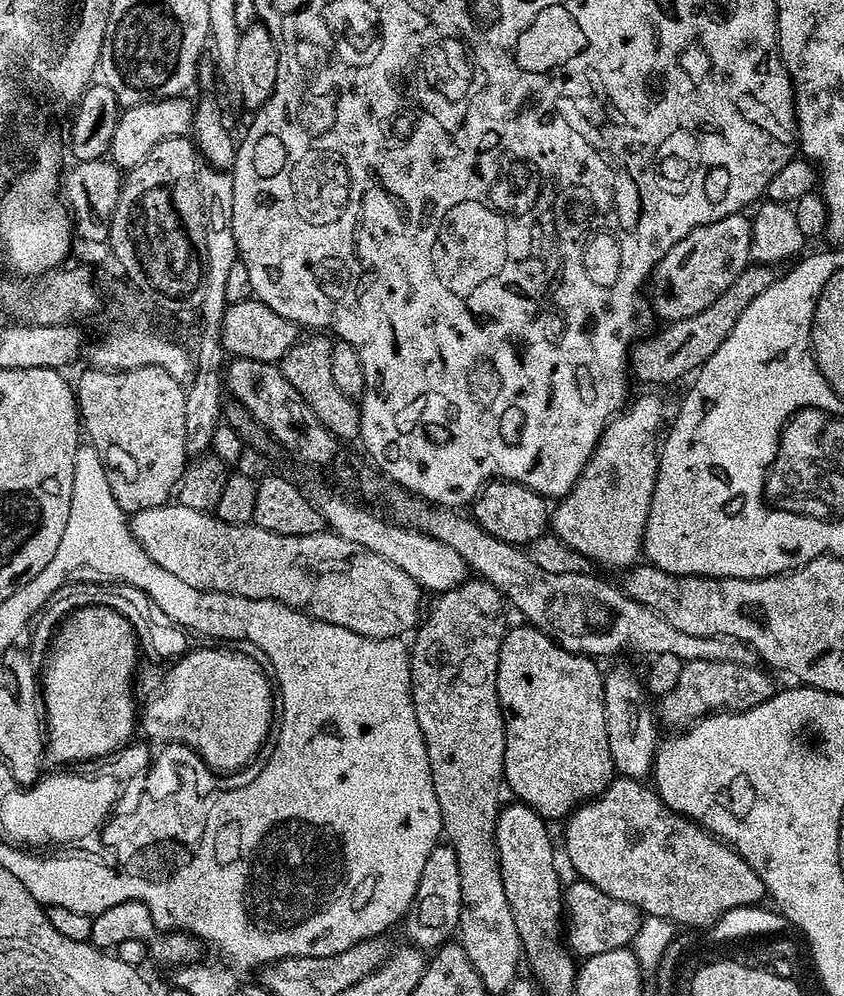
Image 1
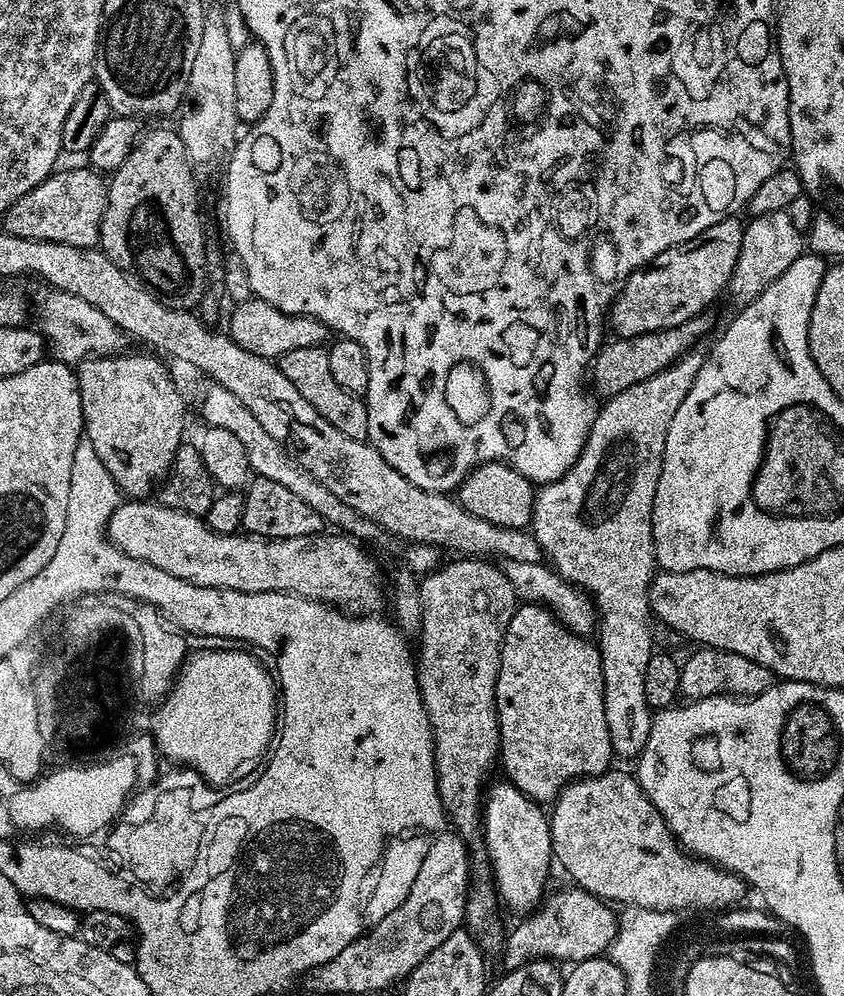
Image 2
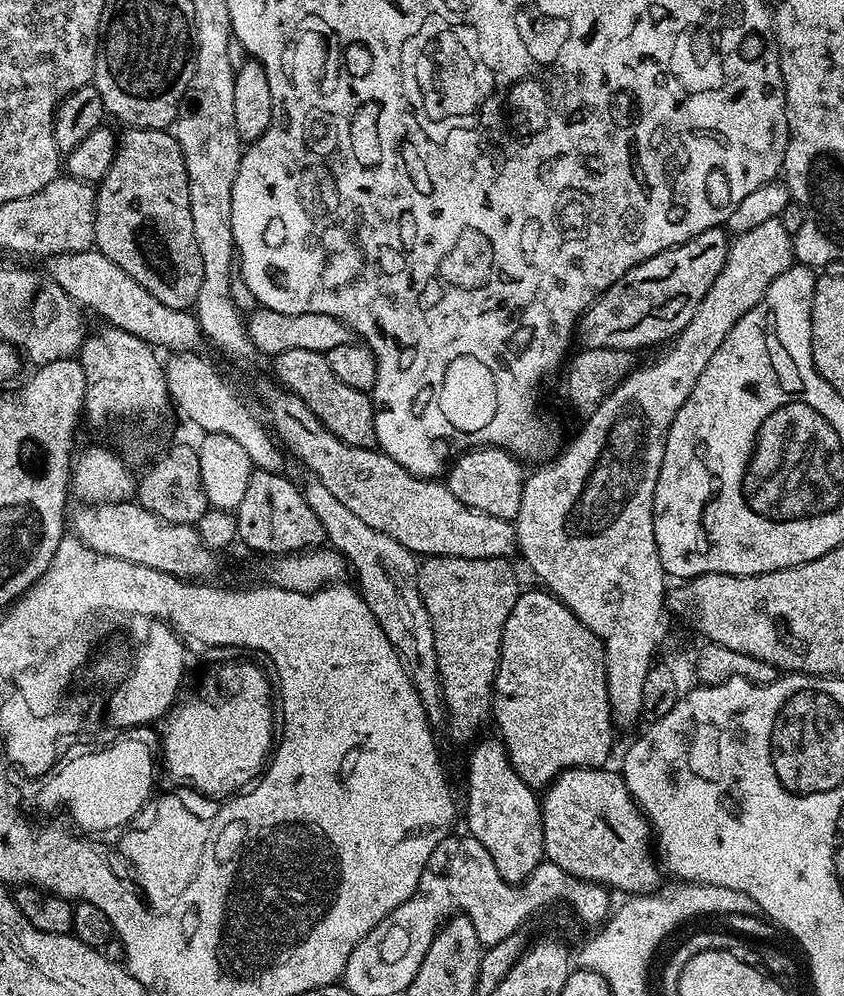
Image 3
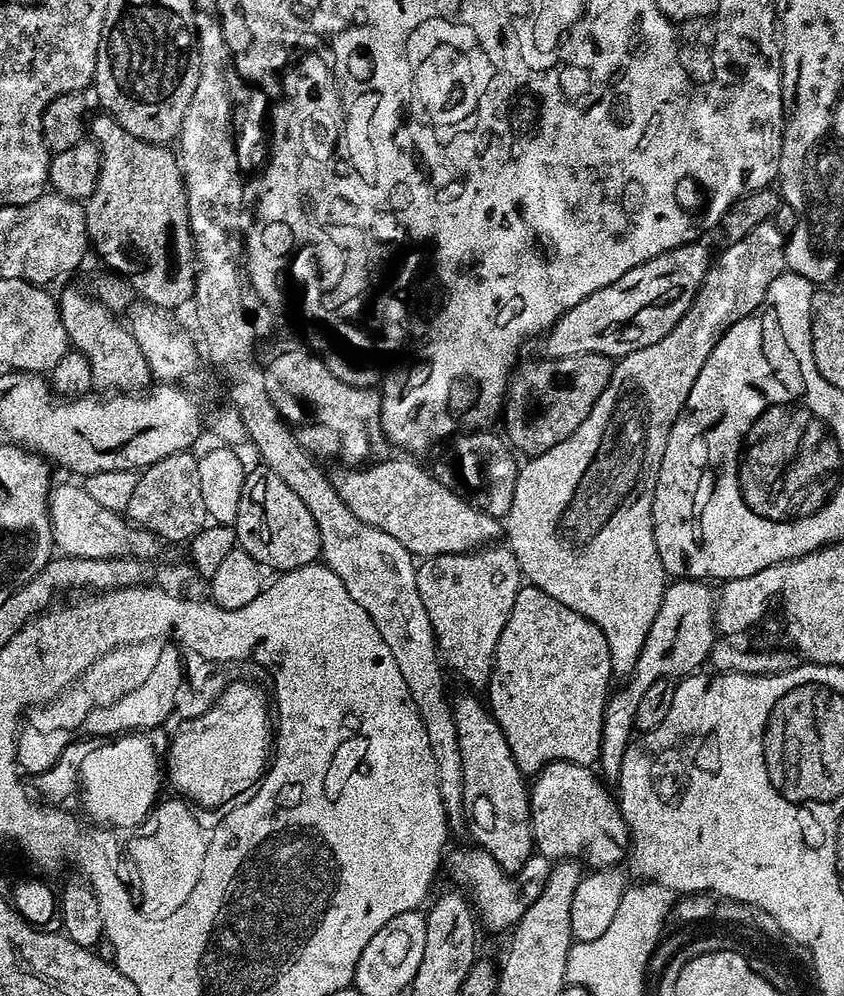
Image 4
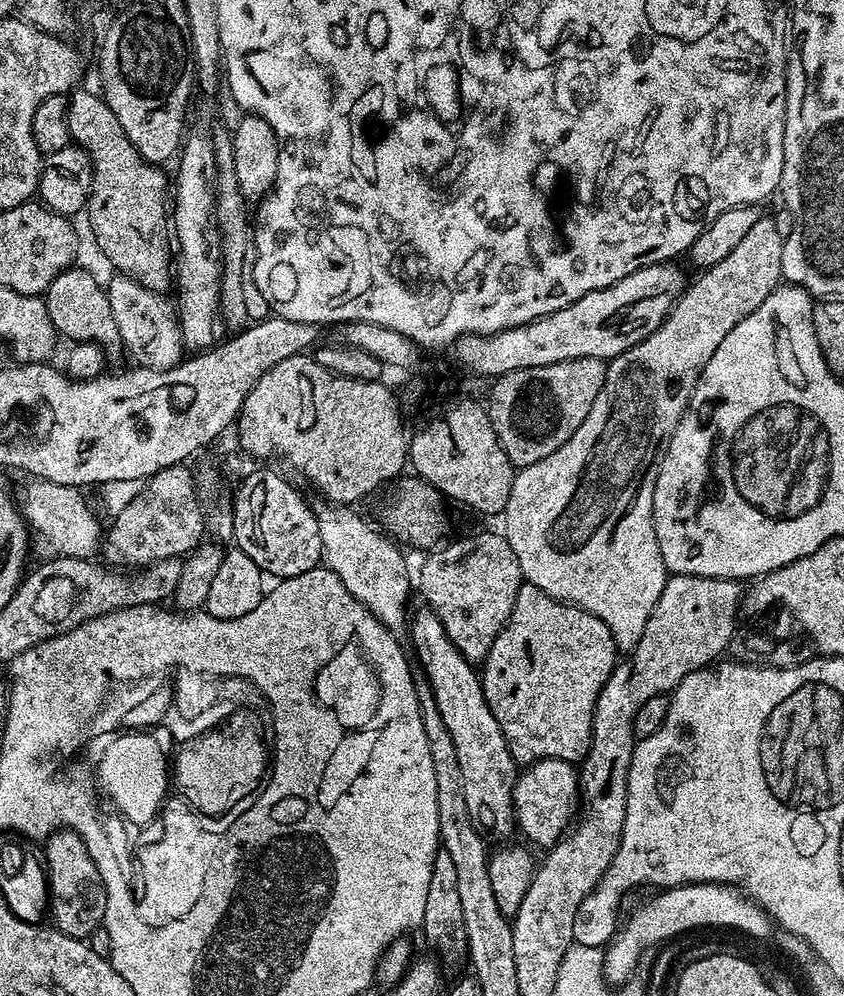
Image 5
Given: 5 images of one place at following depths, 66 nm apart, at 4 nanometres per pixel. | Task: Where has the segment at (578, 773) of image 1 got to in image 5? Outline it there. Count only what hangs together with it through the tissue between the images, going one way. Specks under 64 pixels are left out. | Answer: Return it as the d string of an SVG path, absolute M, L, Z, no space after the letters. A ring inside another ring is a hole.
M521 583L506 626L502 626L498 638L494 638L494 646L490 646L490 654L482 661L486 702L494 718L498 718L498 726L502 726L506 746L517 765L527 766L536 760L583 761L590 750L598 694L602 694L602 686L606 686L617 663L618 649L602 618L594 618L594 614L578 606L550 598L538 586Z

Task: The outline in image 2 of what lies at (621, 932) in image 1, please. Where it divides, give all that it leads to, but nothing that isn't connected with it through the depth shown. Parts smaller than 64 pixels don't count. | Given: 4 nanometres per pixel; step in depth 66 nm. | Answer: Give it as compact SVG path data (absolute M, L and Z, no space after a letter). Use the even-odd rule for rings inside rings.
M567 886L561 892L545 895L541 905L536 911L523 917L524 920L512 933L505 935L502 940L502 953L504 952L504 972L513 972L531 960L551 958L553 961L568 960L569 965L580 964L595 956L604 956L616 941L618 931L618 912L607 900L600 900L584 888Z

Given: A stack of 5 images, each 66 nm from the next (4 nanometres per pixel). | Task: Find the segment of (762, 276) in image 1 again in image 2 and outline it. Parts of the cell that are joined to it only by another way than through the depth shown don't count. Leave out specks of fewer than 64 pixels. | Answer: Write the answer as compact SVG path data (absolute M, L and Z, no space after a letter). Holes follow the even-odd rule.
M701 314L666 330L638 334L631 338L609 339L597 352L596 359L590 365L591 387L601 397L607 398L617 396L623 388L629 388L638 382L646 382L650 378L654 378L654 374L662 374L662 370L676 364L688 352L693 351L699 345L696 343L711 328L711 318L708 317L708 314Z

